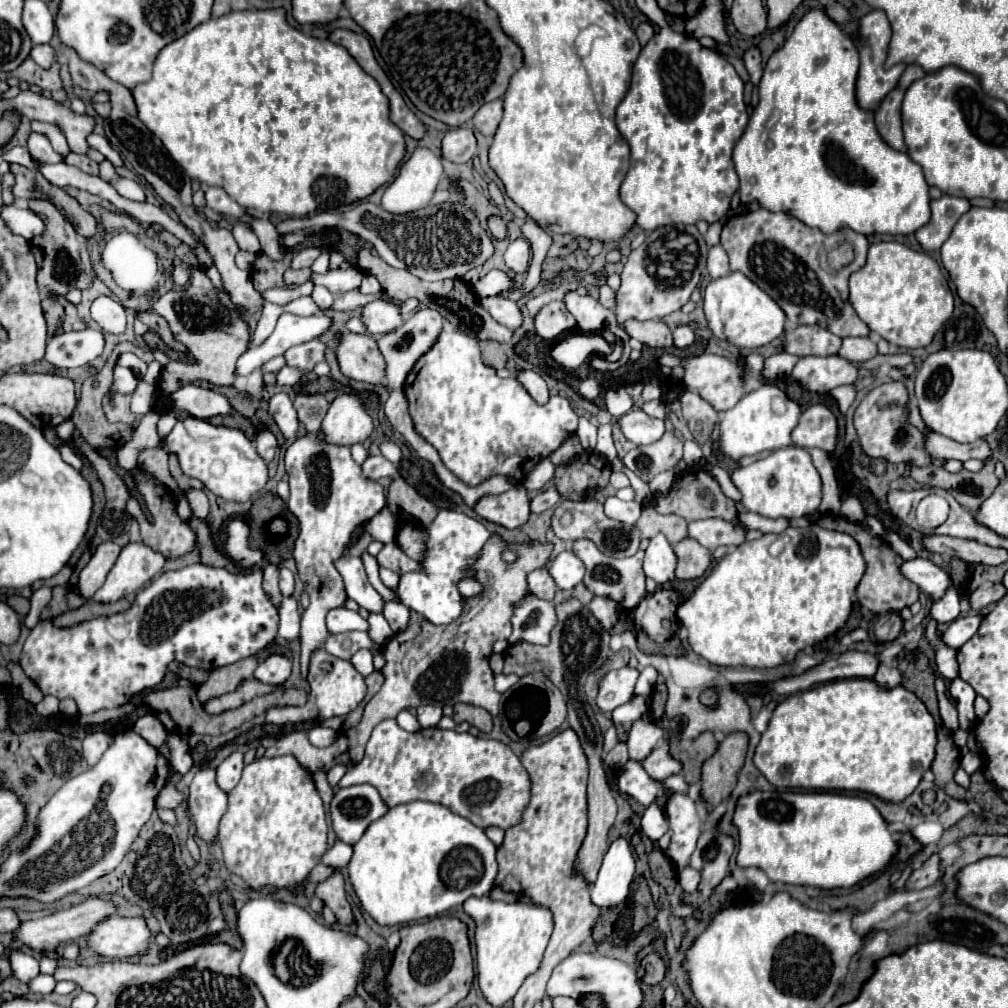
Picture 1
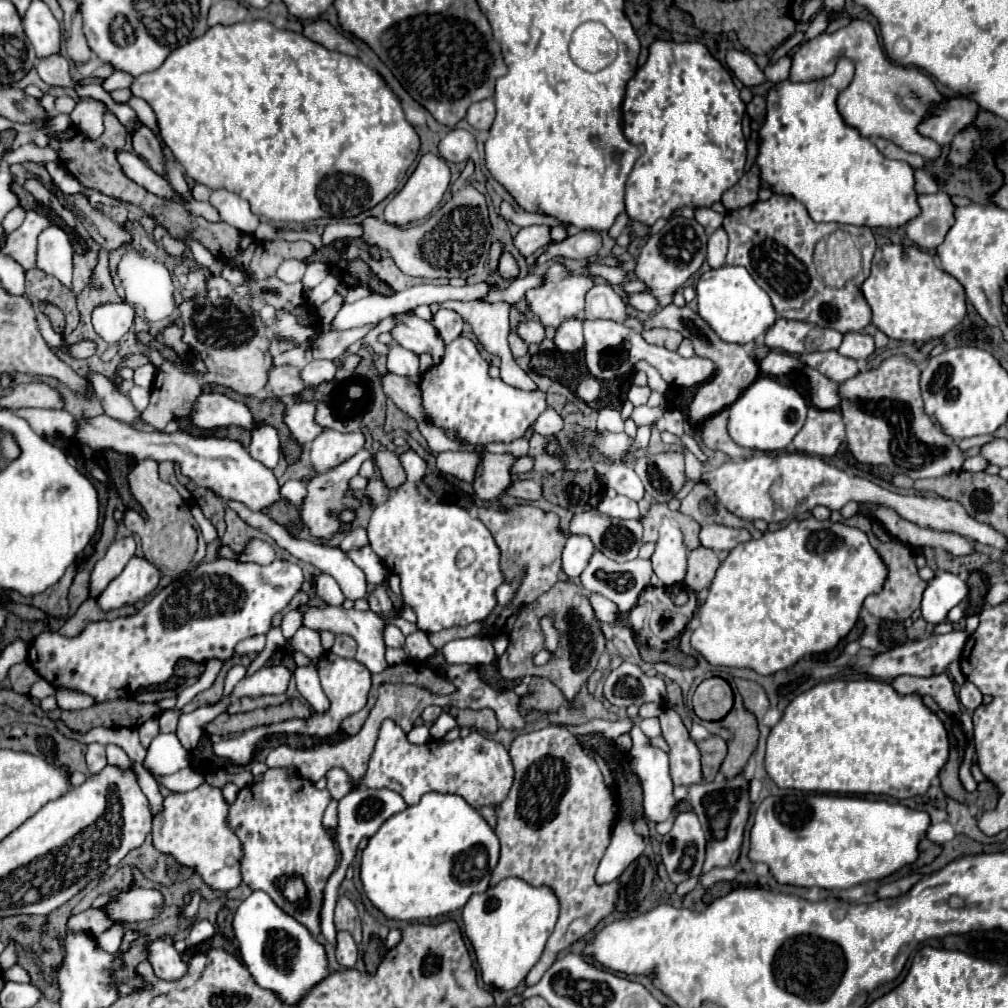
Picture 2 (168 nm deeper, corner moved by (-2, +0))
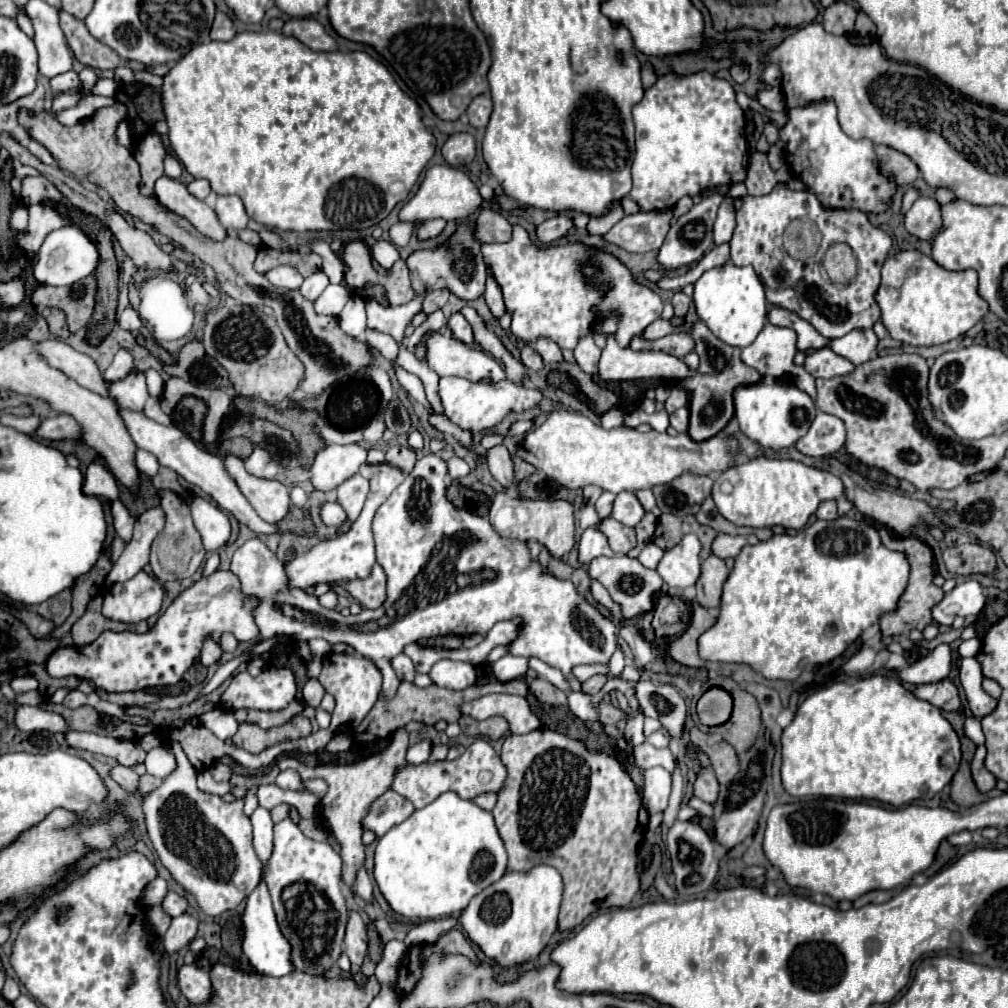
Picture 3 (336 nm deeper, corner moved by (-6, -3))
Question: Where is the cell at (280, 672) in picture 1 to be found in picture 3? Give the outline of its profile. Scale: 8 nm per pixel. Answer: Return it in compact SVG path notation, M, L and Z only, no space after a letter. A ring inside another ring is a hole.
M266 667L258 677L250 677L246 671L234 675L220 705L228 711L242 707L276 711L286 707L294 697L296 681L292 671L284 667Z

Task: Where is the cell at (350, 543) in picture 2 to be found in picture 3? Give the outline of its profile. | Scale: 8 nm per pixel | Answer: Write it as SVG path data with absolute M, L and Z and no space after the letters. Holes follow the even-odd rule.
M354 475L338 487L338 503L344 507L350 521L358 519L366 495L368 495L368 483L362 475Z

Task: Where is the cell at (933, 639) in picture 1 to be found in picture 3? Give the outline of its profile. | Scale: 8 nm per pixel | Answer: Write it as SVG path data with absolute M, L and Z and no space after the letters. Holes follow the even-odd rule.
M972 579L962 581L950 593L944 593L942 601L932 607L932 619L938 625L950 627L956 615L960 617L978 615L984 605L986 605L986 595L982 591L982 585Z

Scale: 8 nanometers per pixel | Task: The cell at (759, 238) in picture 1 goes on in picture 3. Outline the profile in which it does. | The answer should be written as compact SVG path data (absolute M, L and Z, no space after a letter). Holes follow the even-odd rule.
M776 185L772 193L762 197L744 197L742 207L736 213L736 229L730 241L730 261L738 267L752 265L760 277L766 299L786 311L796 313L818 329L820 335L836 339L852 329L868 329L880 319L880 309L874 301L874 293L880 285L880 269L892 247L890 235L874 227L862 211L826 211L816 195L810 191L790 191L786 185ZM794 219L812 219L820 233L820 249L814 257L800 261L792 259L784 249L782 235L788 223ZM844 241L858 257L858 275L848 287L838 287L828 281L822 271L822 257L832 243Z

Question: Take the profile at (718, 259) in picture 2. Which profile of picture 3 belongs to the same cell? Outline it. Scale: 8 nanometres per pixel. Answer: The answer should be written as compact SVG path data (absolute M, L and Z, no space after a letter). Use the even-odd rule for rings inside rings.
M726 197L722 207L718 209L718 219L714 223L714 243L722 245L732 239L736 221L734 221L734 207L732 207L732 197Z

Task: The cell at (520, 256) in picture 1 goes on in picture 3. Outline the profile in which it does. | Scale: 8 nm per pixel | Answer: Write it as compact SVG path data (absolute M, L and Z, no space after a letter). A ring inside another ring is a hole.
M556 215L552 219L546 219L544 223L540 223L536 227L536 237L542 241L542 243L554 243L558 241L560 237L566 235L566 231L572 227L572 219L564 217L564 215Z

